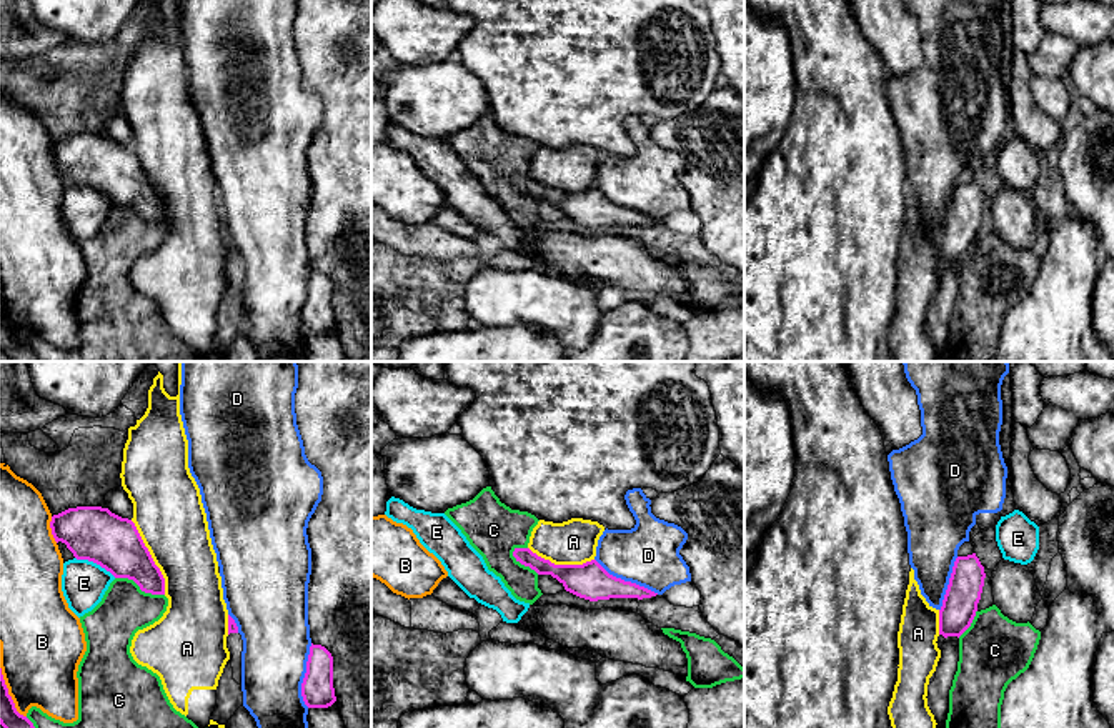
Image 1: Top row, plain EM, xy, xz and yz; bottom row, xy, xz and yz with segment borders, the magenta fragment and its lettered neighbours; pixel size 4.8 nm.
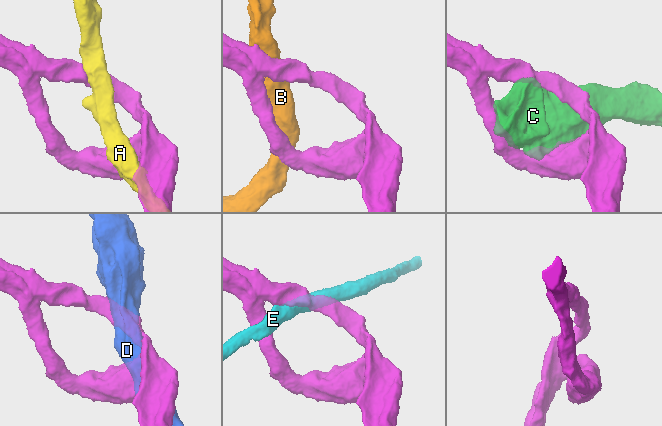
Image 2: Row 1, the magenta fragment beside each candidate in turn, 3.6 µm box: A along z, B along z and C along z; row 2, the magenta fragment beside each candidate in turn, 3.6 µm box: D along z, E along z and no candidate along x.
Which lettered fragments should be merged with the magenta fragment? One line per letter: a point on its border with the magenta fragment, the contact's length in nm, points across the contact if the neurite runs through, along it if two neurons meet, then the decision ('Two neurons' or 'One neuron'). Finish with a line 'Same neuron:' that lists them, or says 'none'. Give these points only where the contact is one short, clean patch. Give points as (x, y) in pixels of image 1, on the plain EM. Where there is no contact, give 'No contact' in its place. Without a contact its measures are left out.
A: Touches magenta at xy (150, 184). Shared border 400 nm. Two neurons
B: Touches magenta at xy (52, 157). Shared border 130 nm. Two neurons
C: Touches magenta at xy (140, 215). Shared border 260 nm. Two neurons
D: Touches magenta at xy (305, 302). Shared border 320 nm. Two neurons
E: Touches magenta at xy (95, 189). Shared border 220 nm. Two neurons
Same neuron: none

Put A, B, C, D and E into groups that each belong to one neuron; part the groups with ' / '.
A D / B / C / E

